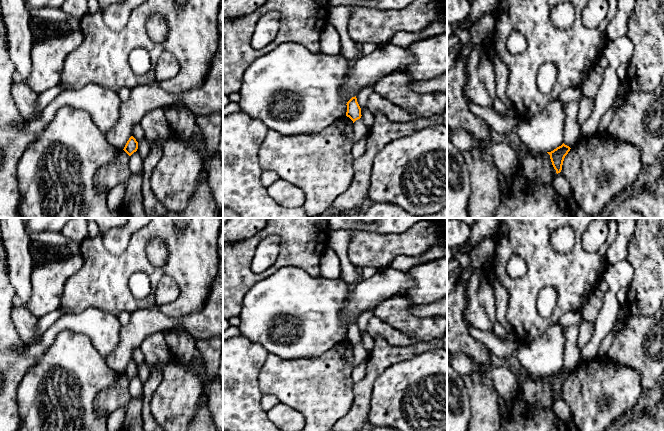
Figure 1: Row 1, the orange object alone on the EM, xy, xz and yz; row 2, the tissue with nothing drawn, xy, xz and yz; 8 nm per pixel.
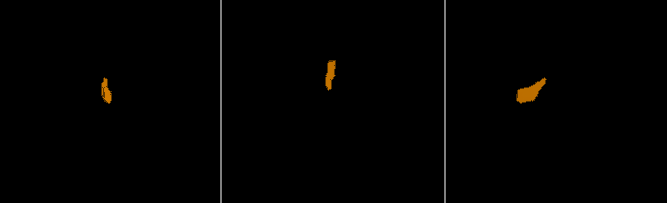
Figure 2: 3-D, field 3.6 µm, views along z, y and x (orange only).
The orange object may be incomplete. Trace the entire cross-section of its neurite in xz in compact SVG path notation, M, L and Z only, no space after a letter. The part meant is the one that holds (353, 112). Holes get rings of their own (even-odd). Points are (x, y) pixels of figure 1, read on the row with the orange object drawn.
M352 97L348 102L347 102L347 112L346 116L349 117L353 123L361 118L361 108L357 102L357 98Z

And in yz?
M563 143L561 146L557 147L553 151L547 152L550 155L552 165L557 174L561 172L564 158L568 154L570 149L571 148L569 146Z

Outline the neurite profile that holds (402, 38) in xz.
M443 14L439 16L430 26L425 28L423 31L411 33L407 31L396 32L395 35L389 41L391 44L408 48L408 46L415 42L423 39L428 39L434 35L440 35L447 33L447 15Z

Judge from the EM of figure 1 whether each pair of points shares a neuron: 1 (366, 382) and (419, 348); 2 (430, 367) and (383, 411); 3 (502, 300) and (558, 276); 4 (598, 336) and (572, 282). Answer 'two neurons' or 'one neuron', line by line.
1: one neuron
2: one neuron
3: two neurons
4: two neurons

